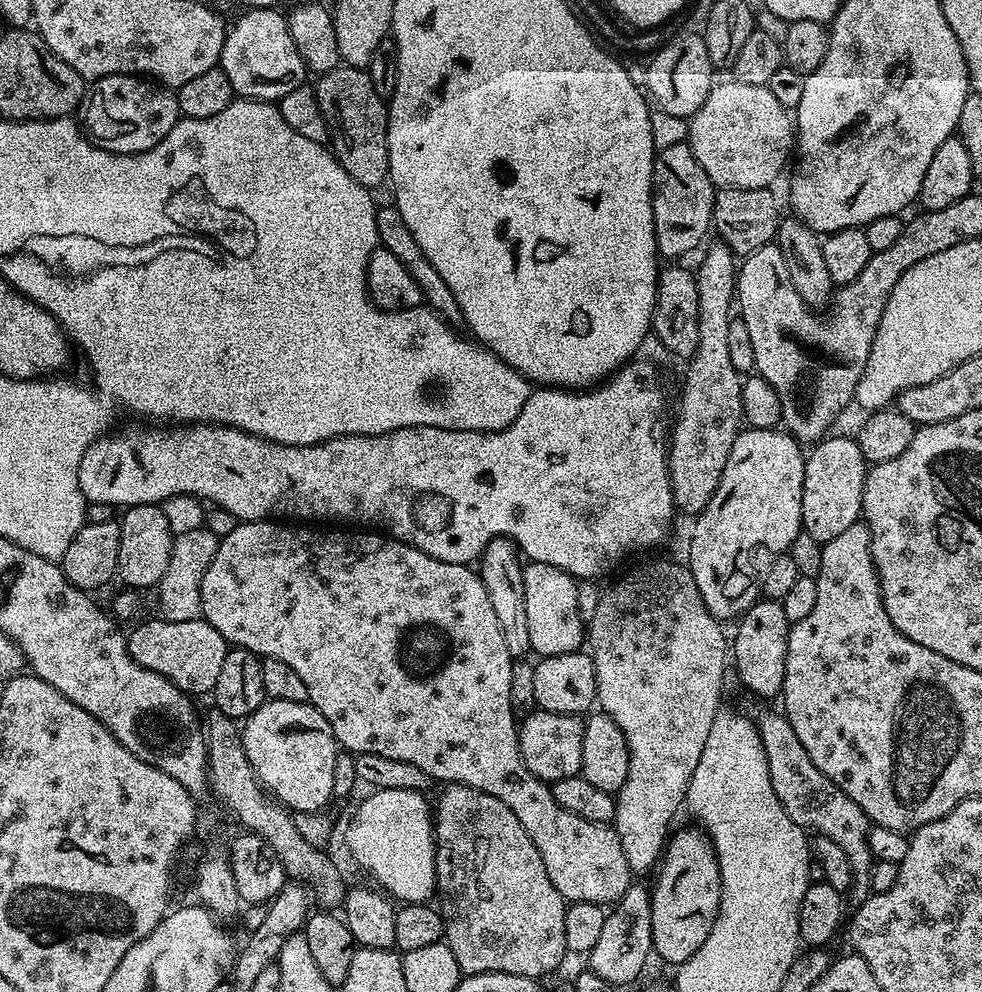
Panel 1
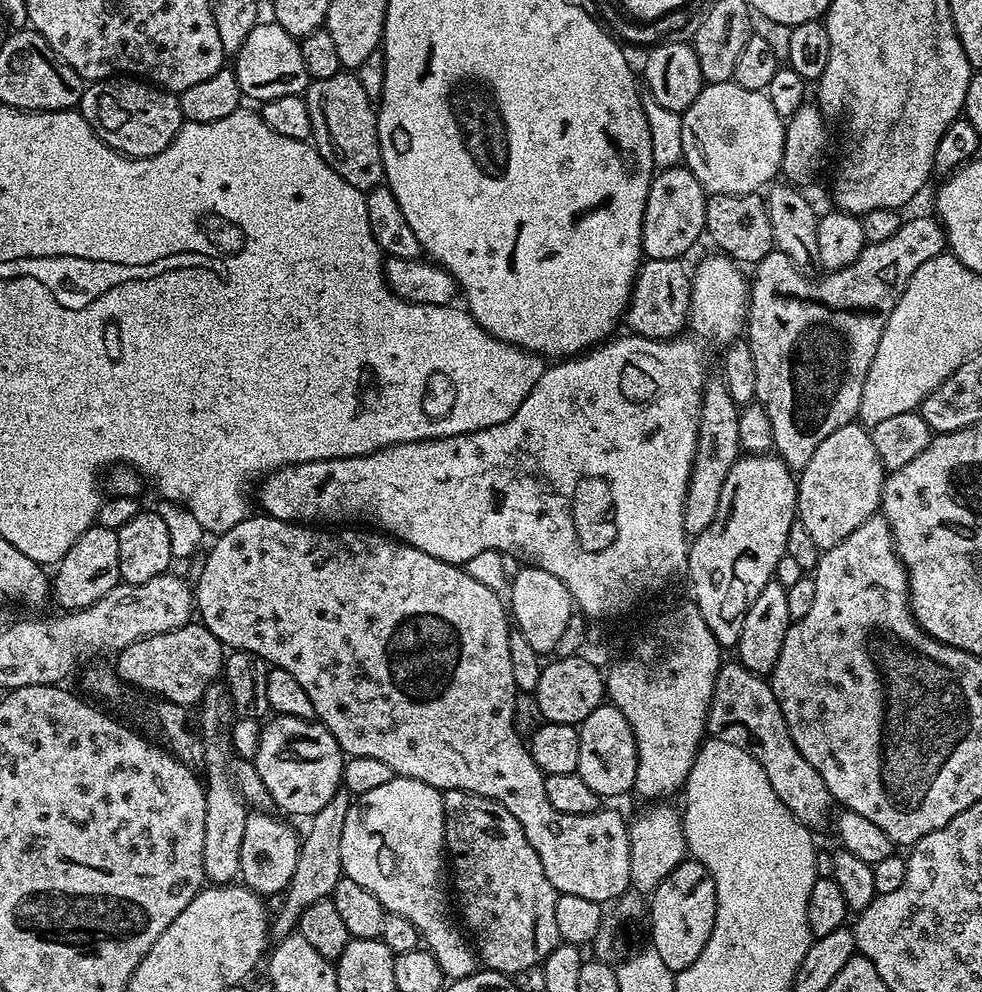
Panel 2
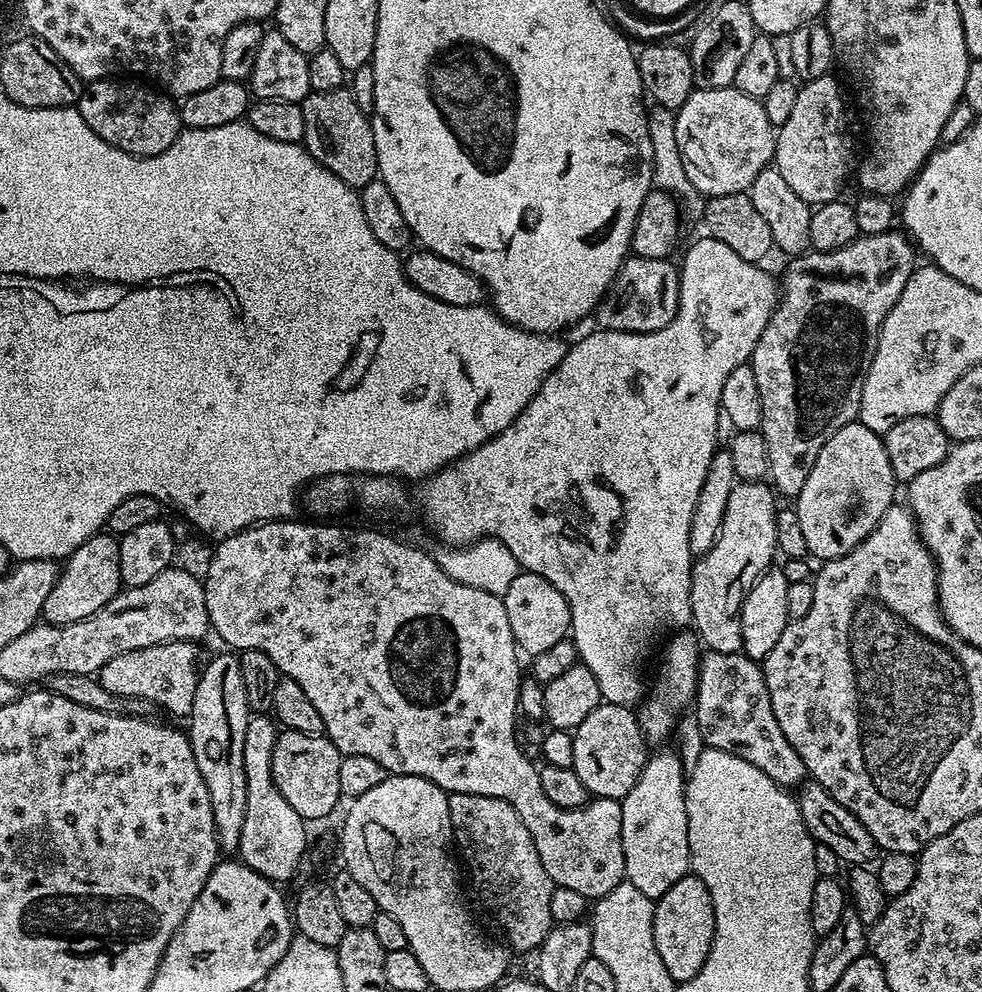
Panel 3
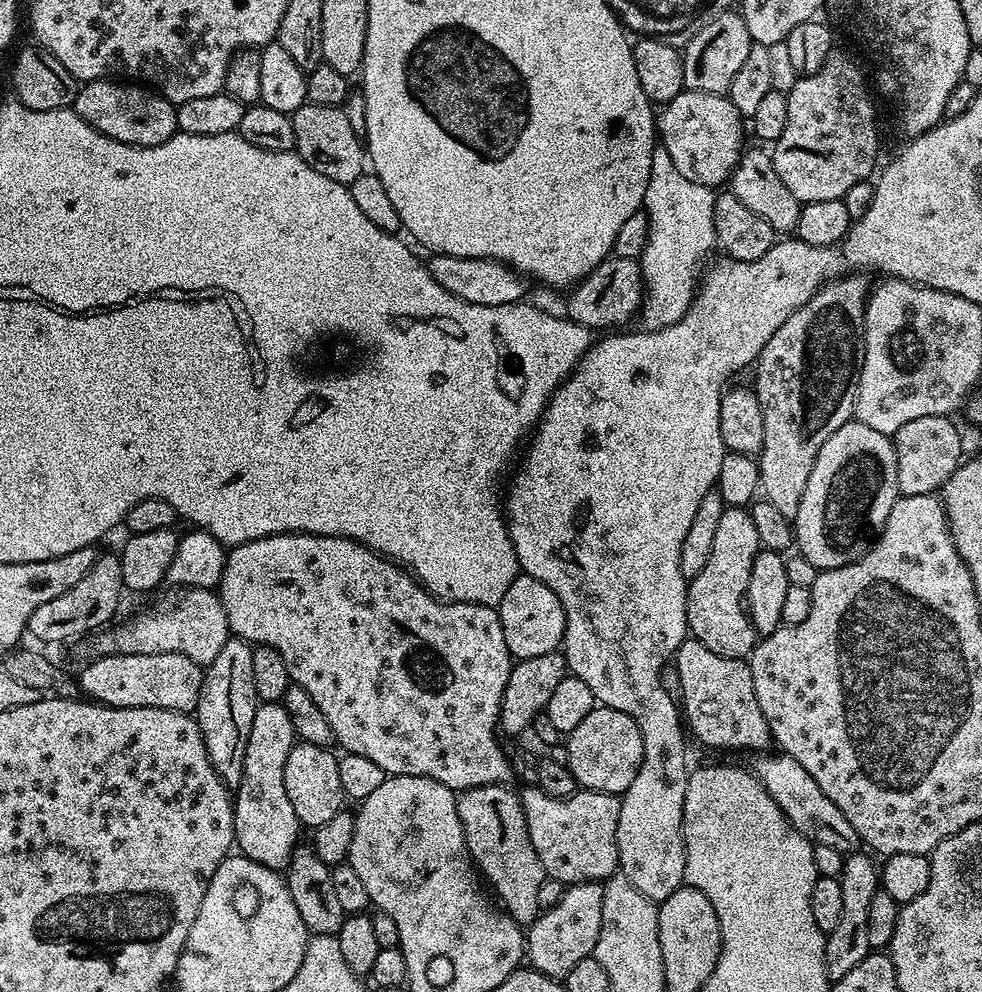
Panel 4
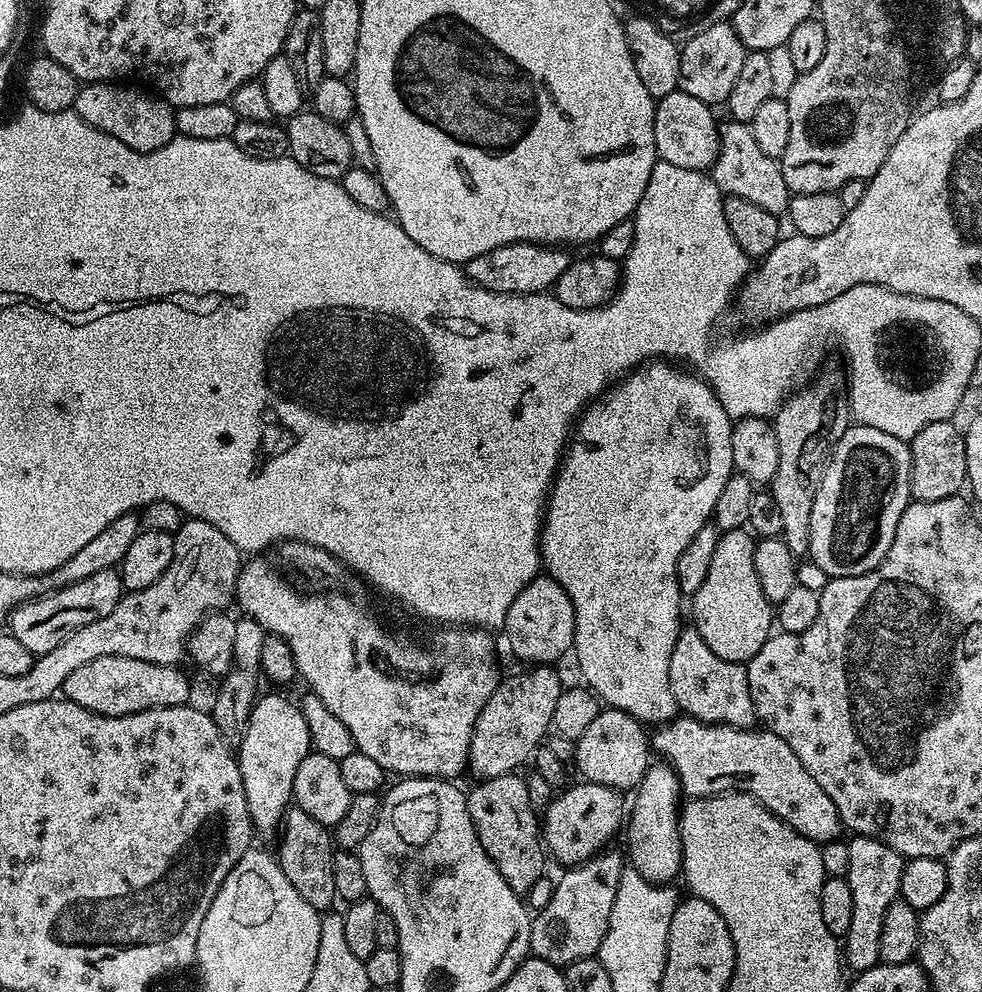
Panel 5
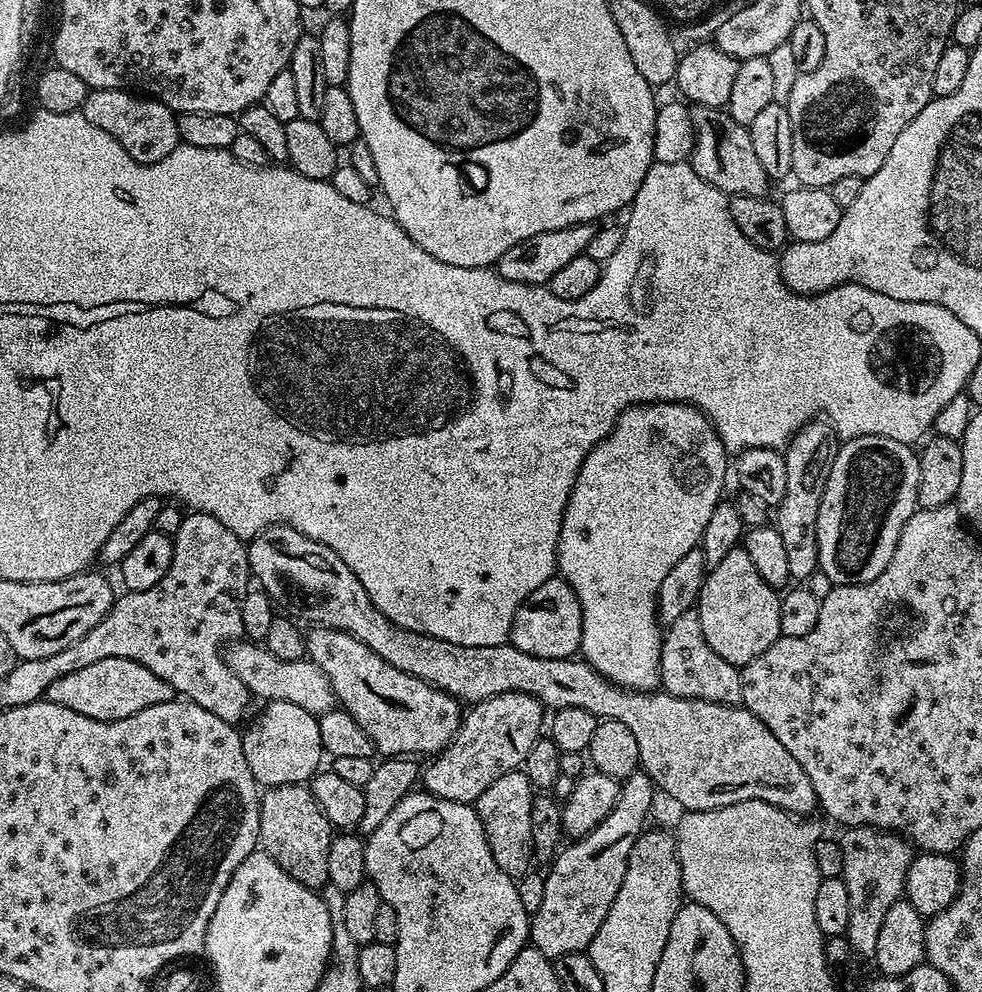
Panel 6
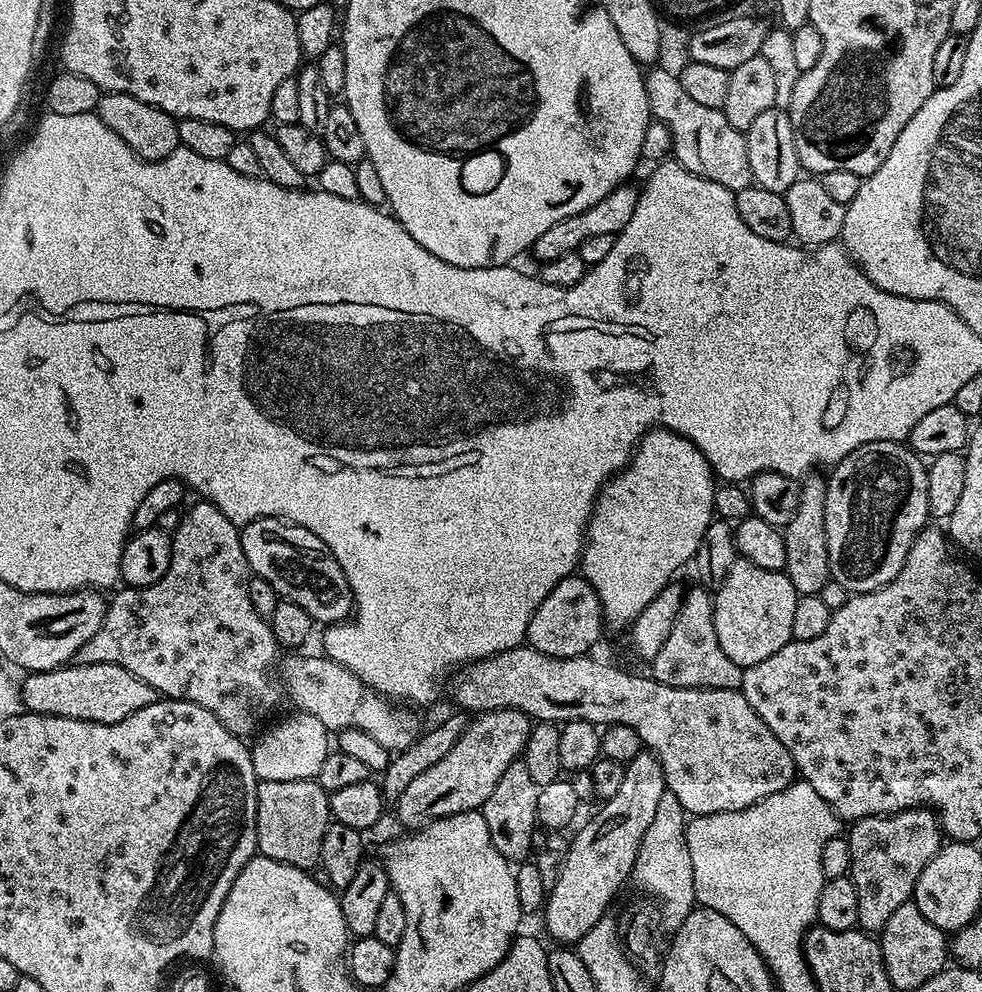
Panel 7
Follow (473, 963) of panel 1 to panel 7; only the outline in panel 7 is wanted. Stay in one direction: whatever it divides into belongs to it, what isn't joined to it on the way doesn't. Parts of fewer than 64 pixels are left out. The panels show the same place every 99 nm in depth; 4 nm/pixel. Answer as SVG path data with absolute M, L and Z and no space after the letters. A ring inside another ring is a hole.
M519 758L498 779L497 786L484 802L482 811L486 826L490 829L490 842L494 842L494 850L498 850L498 854L502 854L510 862L527 861L533 851L532 835L538 831L536 815L540 789L534 778L530 778L530 770L526 770L523 759Z

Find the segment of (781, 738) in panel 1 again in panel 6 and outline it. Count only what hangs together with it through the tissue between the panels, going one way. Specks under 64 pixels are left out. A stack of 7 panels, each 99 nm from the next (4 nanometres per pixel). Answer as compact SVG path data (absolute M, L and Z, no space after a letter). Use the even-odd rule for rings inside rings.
M694 610L682 614L682 618L674 618L674 622L667 625L666 631L663 633L660 641L660 683L663 691L678 698L735 705L739 705L742 701L740 668L726 662L726 658L722 658L718 654L714 654L714 650L710 650L710 642L706 642L706 638L702 634L700 619Z

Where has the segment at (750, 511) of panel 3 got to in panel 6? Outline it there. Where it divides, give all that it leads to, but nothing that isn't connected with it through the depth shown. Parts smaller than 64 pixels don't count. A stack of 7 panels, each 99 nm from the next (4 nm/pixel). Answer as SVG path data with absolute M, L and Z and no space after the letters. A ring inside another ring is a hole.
M742 546L730 550L722 562L711 565L694 609L700 619L702 634L706 642L710 642L710 650L737 666L758 658L762 650L770 650L781 637L780 597L781 593L758 574L754 562L750 562L750 554L746 554Z

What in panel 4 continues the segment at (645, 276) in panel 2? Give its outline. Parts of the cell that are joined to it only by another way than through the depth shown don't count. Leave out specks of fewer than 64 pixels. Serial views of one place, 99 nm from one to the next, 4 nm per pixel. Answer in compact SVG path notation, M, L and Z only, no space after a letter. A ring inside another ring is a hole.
M609 255L590 275L583 276L568 294L567 319L593 330L619 329L619 324L626 323L631 316L633 319L639 313L644 302L644 275L640 272L640 262Z

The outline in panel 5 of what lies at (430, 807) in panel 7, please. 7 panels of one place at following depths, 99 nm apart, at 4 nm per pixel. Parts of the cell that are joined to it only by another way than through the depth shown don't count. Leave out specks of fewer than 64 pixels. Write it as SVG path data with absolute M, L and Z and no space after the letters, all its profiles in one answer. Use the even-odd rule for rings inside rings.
M535 665L520 674L503 677L497 684L494 692L483 706L482 712L471 734L471 746L468 751L468 770L473 773L475 779L488 779L490 777L505 776L513 773L528 756L535 753L541 745L547 732L551 729L555 703L564 689L556 668L551 665Z

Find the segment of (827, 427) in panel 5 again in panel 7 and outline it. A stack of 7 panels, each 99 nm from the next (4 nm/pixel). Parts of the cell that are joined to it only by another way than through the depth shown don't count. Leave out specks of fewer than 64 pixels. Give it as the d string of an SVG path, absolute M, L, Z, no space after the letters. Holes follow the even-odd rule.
M809 474L799 481L798 510L794 510L794 518L782 530L786 542L786 566L784 571L790 578L797 596L819 596L822 586L830 578L830 554L826 546L826 490L828 481L820 474Z

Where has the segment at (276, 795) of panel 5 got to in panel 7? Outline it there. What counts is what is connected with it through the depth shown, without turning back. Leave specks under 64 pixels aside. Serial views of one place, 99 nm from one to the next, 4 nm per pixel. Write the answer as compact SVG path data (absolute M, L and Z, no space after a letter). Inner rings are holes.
M299 710L293 713L293 716L288 716L277 724L269 723L269 728L265 727L251 741L250 751L257 781L314 780L319 777L322 762L326 762L330 751L330 733L322 726L322 722L318 722L318 718Z

